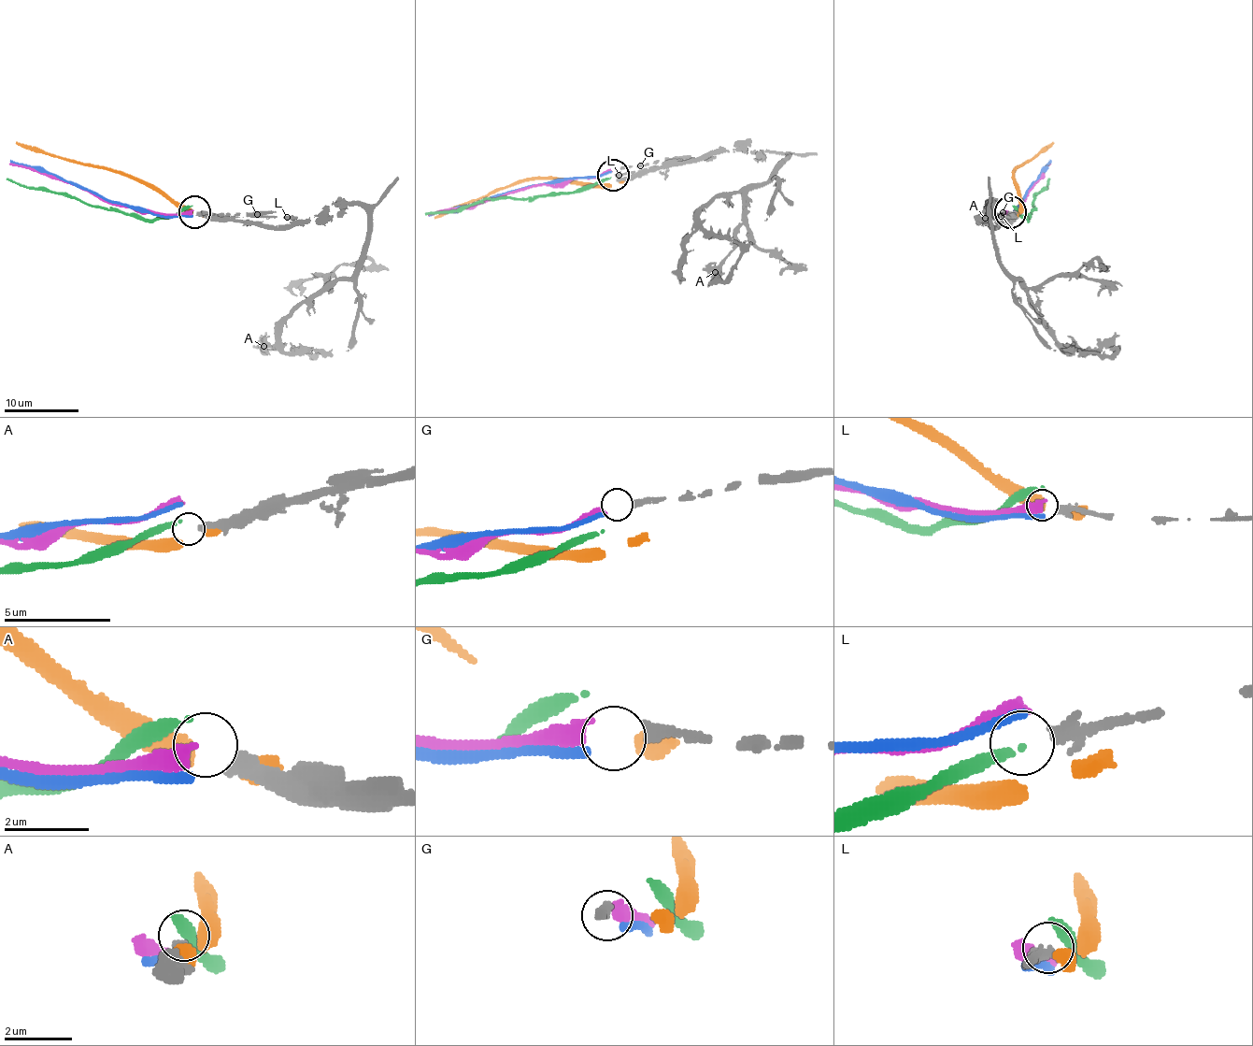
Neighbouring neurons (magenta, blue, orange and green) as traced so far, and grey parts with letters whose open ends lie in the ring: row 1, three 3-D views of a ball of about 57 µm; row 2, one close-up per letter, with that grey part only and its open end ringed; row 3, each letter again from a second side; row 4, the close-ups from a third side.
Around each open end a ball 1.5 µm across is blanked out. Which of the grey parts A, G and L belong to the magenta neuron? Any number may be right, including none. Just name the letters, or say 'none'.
G

